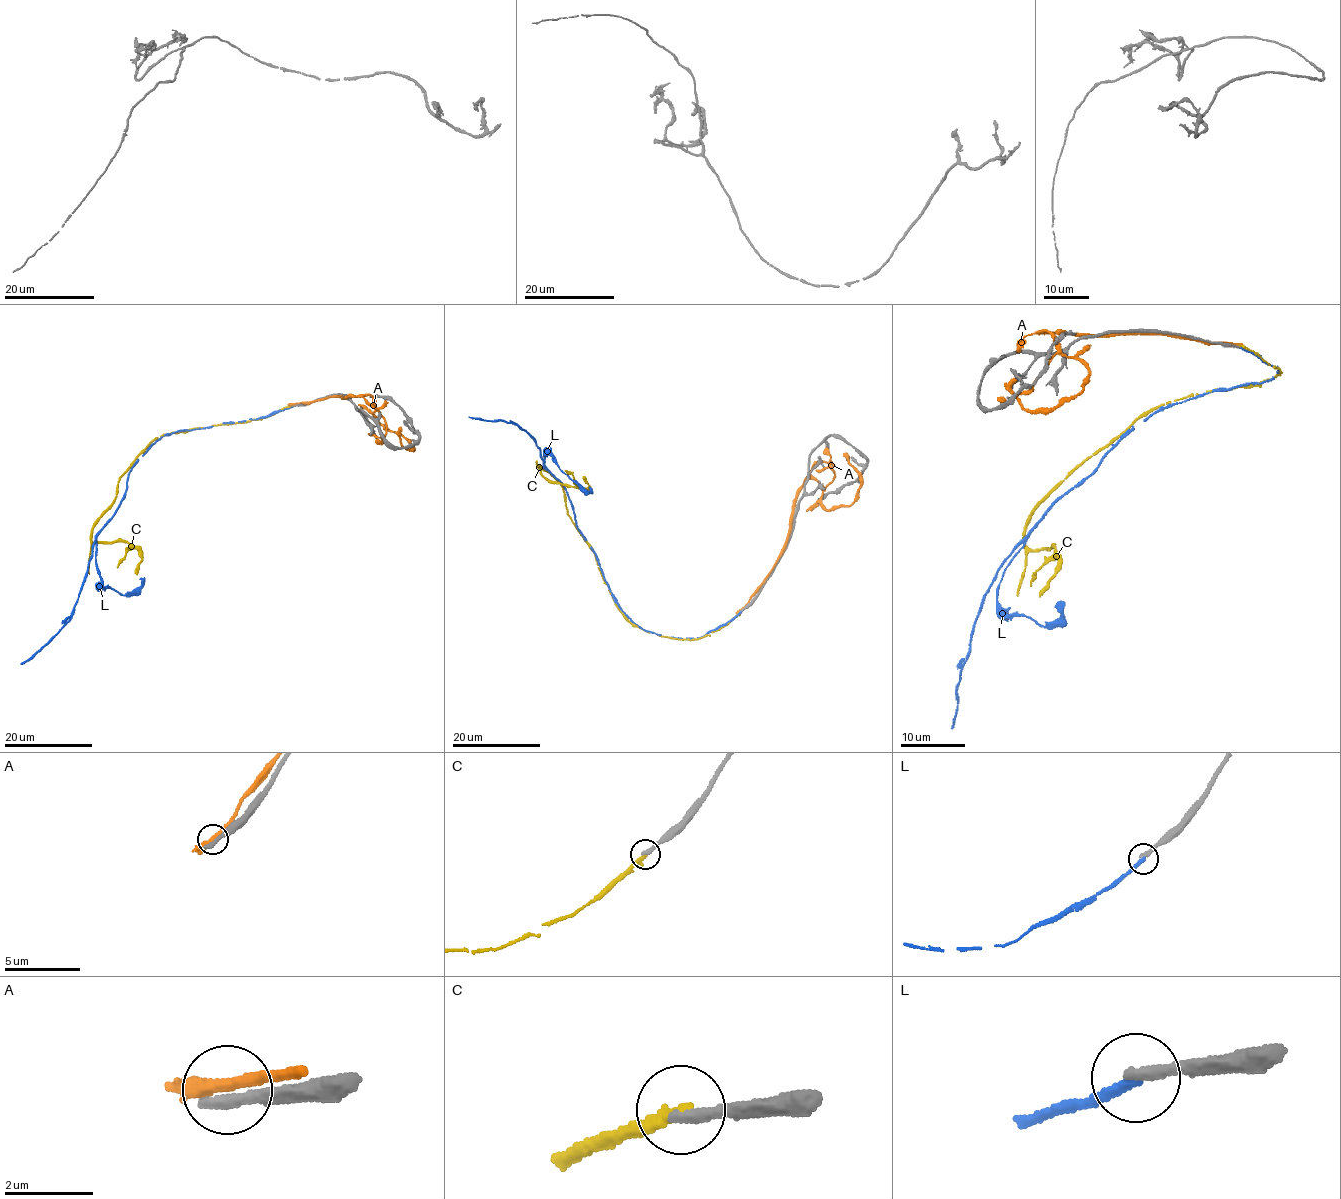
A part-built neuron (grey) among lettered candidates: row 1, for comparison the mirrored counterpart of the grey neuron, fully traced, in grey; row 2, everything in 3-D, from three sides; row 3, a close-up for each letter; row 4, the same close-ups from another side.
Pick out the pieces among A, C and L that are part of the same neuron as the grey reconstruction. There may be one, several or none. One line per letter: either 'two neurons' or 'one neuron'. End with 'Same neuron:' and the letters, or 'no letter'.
A: two neurons
C: two neurons
L: two neurons
Same neuron: no letter

